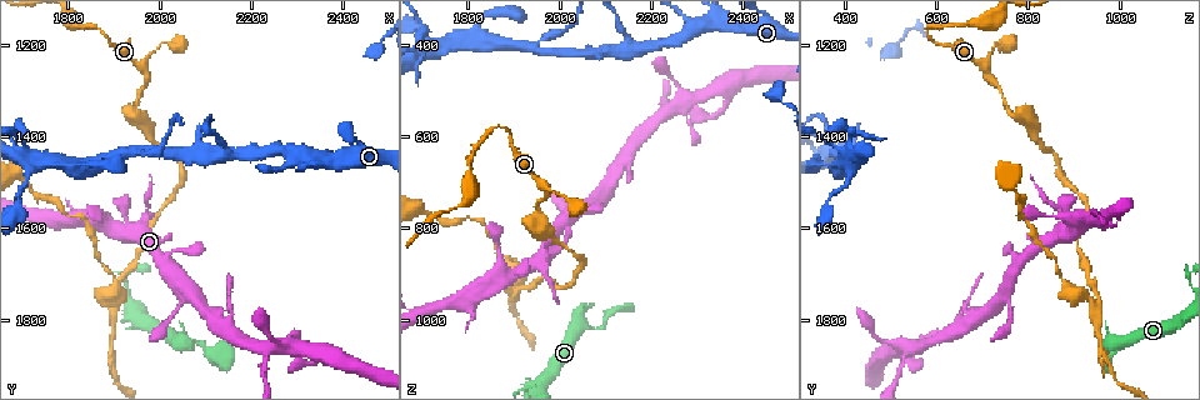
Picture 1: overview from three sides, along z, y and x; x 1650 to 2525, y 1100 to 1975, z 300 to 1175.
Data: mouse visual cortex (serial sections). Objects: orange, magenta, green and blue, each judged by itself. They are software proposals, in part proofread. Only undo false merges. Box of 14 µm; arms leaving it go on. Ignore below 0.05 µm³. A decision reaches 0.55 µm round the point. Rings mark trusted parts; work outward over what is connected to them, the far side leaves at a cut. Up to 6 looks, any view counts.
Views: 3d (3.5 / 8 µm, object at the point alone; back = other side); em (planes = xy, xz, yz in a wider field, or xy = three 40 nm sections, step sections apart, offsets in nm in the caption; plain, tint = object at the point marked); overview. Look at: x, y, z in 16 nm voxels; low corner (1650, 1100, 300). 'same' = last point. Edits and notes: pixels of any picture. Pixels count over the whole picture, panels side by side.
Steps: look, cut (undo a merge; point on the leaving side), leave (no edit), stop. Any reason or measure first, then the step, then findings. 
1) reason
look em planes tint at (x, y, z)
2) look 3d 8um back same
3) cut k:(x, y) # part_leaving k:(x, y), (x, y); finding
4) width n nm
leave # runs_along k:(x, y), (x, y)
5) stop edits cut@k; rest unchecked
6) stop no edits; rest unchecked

thin arm on a thick one
look 3d 3.5um back at (1900, 1765, 945)

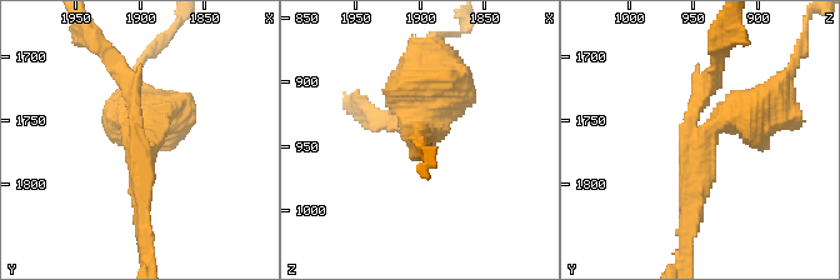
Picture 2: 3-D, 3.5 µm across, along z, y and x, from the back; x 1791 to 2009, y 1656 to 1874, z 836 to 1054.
shape alone is not enough
look em xy step 5 tint at (1906, 1762, 948)

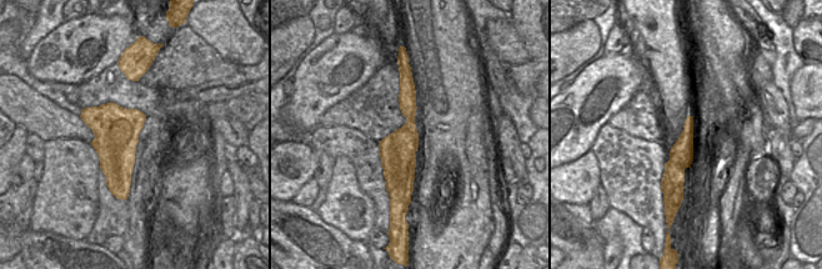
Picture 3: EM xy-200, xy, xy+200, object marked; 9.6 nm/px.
cut 2:(446, 109) # part_leaving 2:(415, 144), (415, 51); two cells meet here

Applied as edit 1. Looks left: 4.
look overview

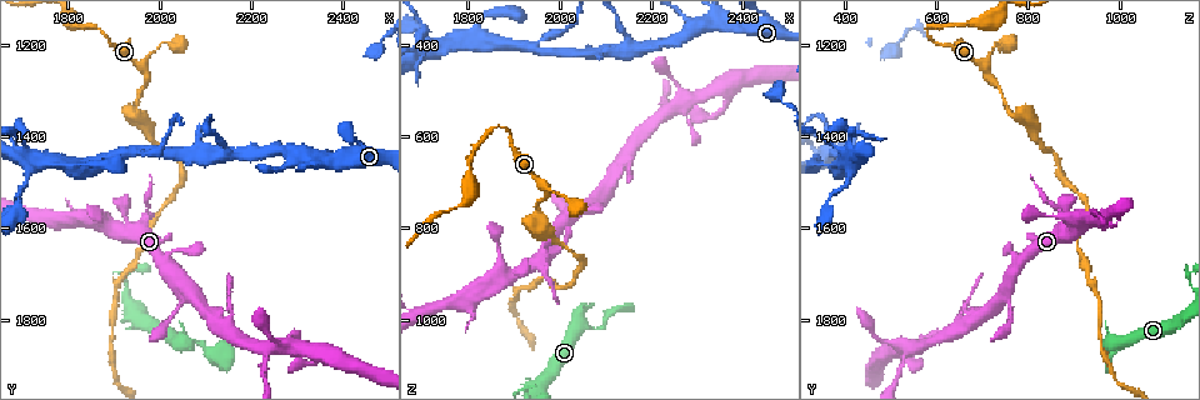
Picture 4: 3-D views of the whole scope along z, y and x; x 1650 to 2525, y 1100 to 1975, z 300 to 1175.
sharp bend
look 3d 8um at (1870, 1170, 575)

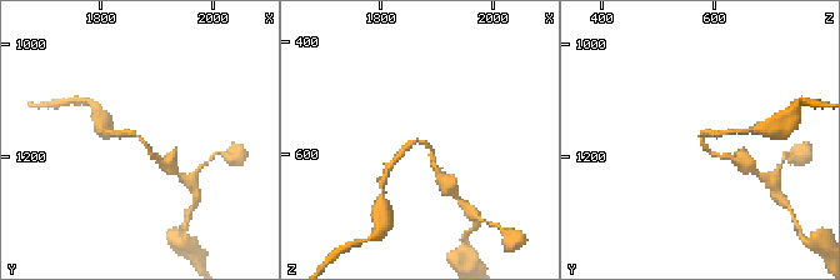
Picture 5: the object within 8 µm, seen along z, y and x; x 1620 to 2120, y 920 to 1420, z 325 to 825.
arm_widths 150, 200 nm; now the EM
look em xy step 2 tint at (1865, 1170, 580)

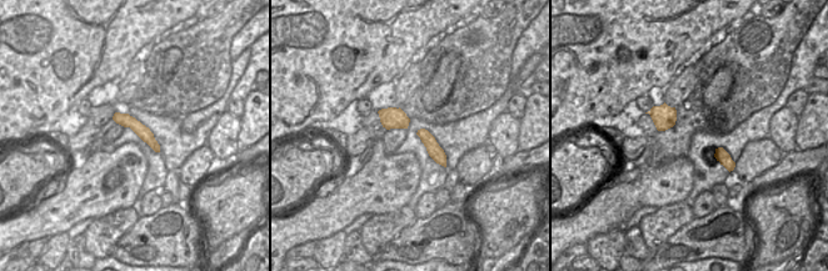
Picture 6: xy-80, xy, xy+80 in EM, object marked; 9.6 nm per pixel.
leave # runs_along 6:(116, 116), (134, 124), (156, 147); one cell here

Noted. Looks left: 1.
stop edits cut@2; rest unchecked

